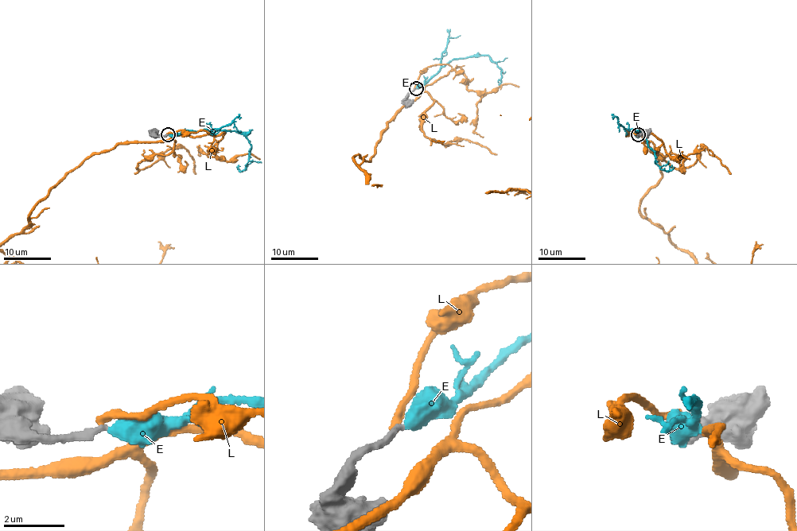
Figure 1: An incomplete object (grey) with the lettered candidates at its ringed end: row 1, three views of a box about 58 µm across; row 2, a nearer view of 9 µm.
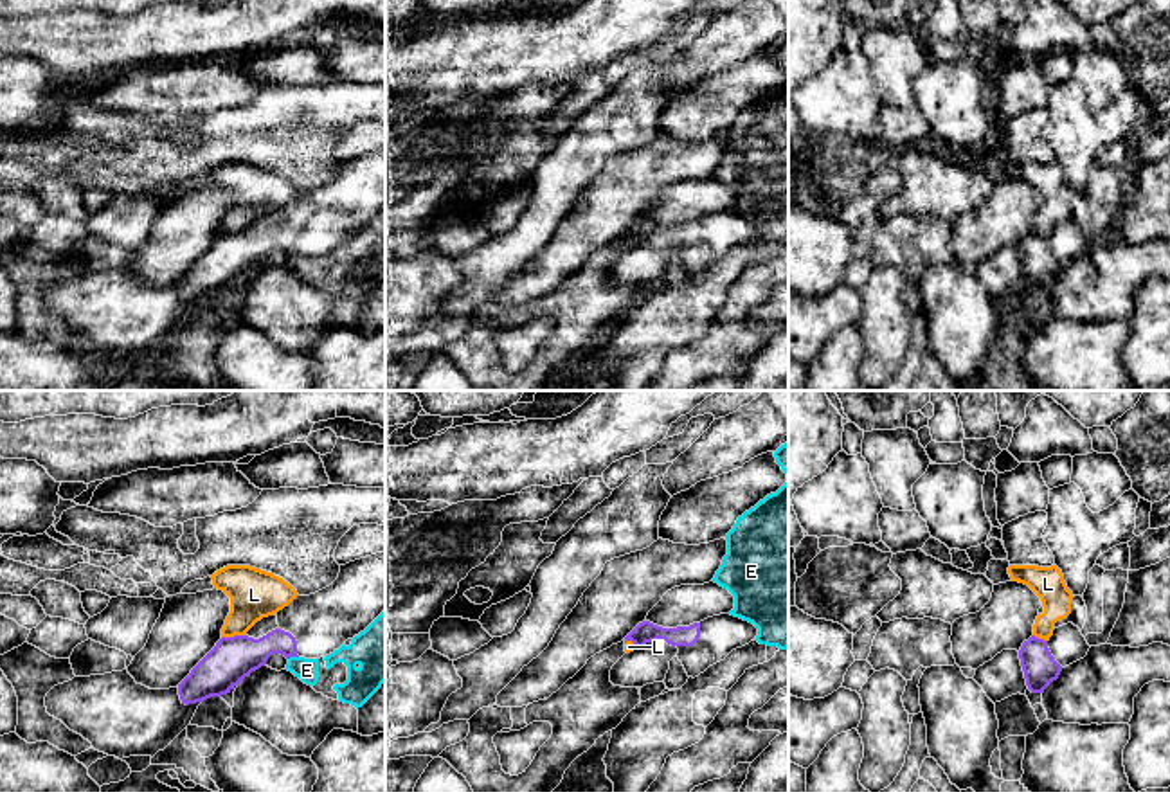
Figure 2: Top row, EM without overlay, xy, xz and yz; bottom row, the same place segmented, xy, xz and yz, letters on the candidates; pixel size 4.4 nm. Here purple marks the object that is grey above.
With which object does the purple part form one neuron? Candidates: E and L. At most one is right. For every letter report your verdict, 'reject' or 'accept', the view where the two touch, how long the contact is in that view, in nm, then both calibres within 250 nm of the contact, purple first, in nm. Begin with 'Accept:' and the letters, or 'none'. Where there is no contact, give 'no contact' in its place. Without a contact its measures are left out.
Accept: none
E: reject; meets purple in xy; contact 50 nm long; 190 nm thick on the purple side, 100 nm on the other
L: reject; meets purple in xy; contact 110 nm long; 200 nm thick on the purple side, 220 nm on the other

